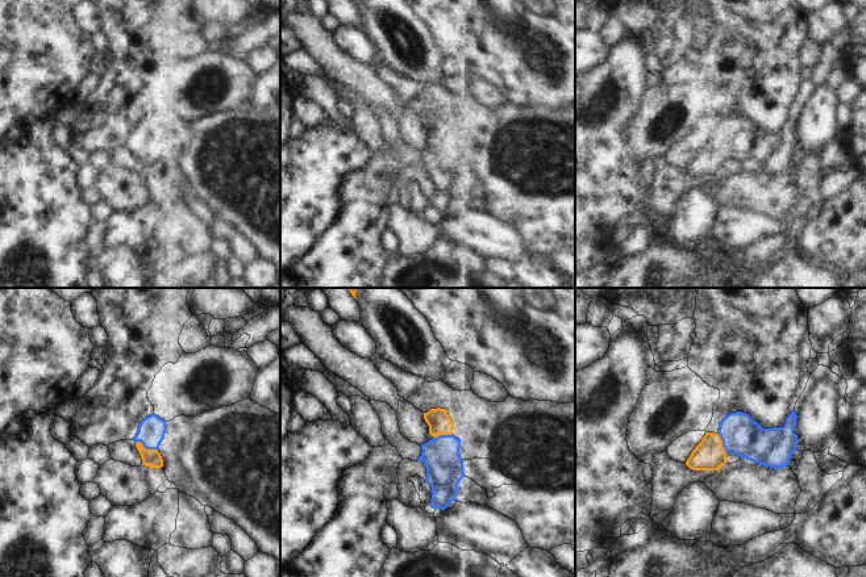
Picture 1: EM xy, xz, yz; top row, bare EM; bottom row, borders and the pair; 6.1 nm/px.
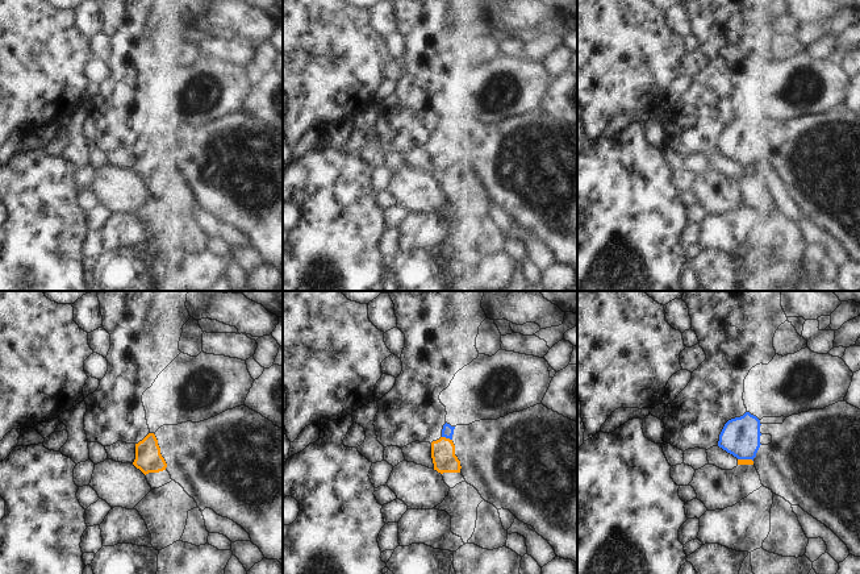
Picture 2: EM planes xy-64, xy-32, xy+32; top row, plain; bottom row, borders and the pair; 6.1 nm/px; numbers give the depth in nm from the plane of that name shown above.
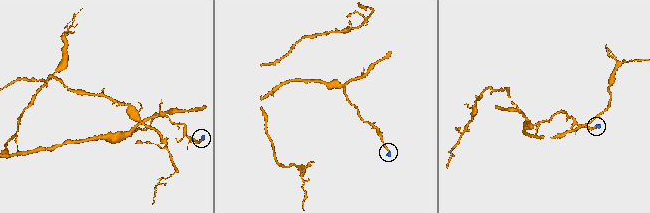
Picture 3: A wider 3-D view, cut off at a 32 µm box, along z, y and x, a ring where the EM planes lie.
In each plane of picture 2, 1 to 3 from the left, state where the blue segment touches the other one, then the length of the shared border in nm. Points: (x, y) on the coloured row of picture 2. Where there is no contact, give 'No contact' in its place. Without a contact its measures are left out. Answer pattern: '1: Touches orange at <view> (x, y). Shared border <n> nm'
1: No contact
2: Touches orange at xy-32 (447, 439). Shared border 70 nm
3: Touches orange at xy+32 (746, 460). Shared border 100 nm.

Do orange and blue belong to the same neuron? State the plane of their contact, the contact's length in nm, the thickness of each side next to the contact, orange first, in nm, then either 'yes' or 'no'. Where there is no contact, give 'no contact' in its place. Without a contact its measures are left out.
contact in xy; length 150 nm; calibres 110 and 170 nm; yes

